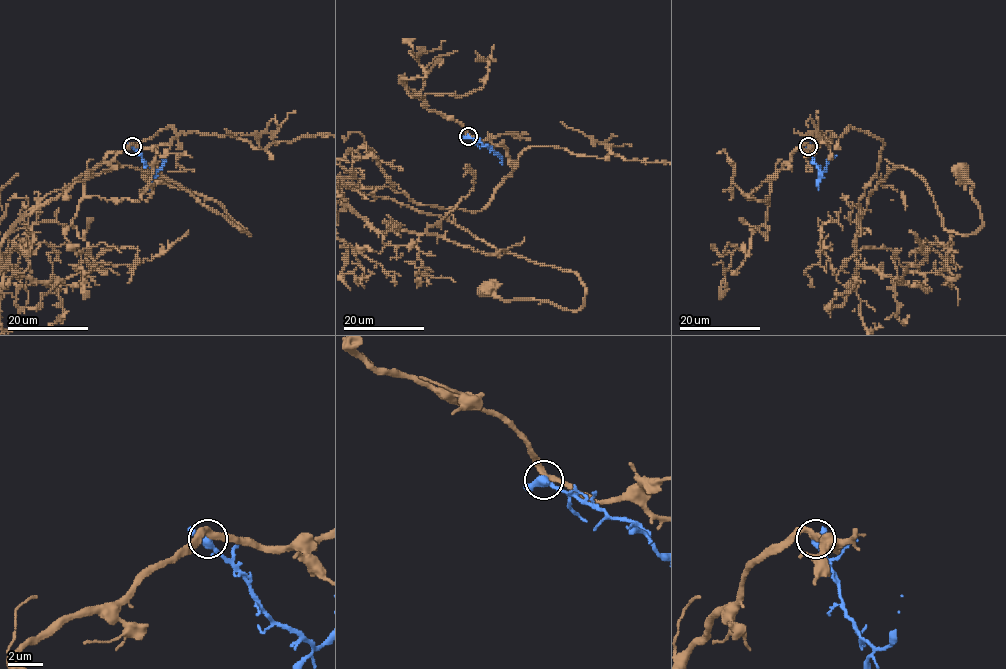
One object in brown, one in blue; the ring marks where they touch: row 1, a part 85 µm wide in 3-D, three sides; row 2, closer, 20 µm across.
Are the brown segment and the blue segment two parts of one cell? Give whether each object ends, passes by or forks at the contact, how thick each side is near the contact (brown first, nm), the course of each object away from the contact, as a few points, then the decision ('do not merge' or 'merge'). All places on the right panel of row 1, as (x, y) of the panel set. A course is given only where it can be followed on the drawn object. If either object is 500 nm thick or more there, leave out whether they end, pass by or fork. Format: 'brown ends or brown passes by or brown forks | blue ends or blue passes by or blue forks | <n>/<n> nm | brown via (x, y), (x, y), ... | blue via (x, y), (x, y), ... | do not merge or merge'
brown passes by | blue passes by | 300/360 nm | brown via (807, 146), (869, 132), (883, 145), (859, 215), (902, 166), (965, 235), (983, 219), (959, 170) | blue via (807, 146), (814, 162), (822, 171), (836, 155) | do not merge

